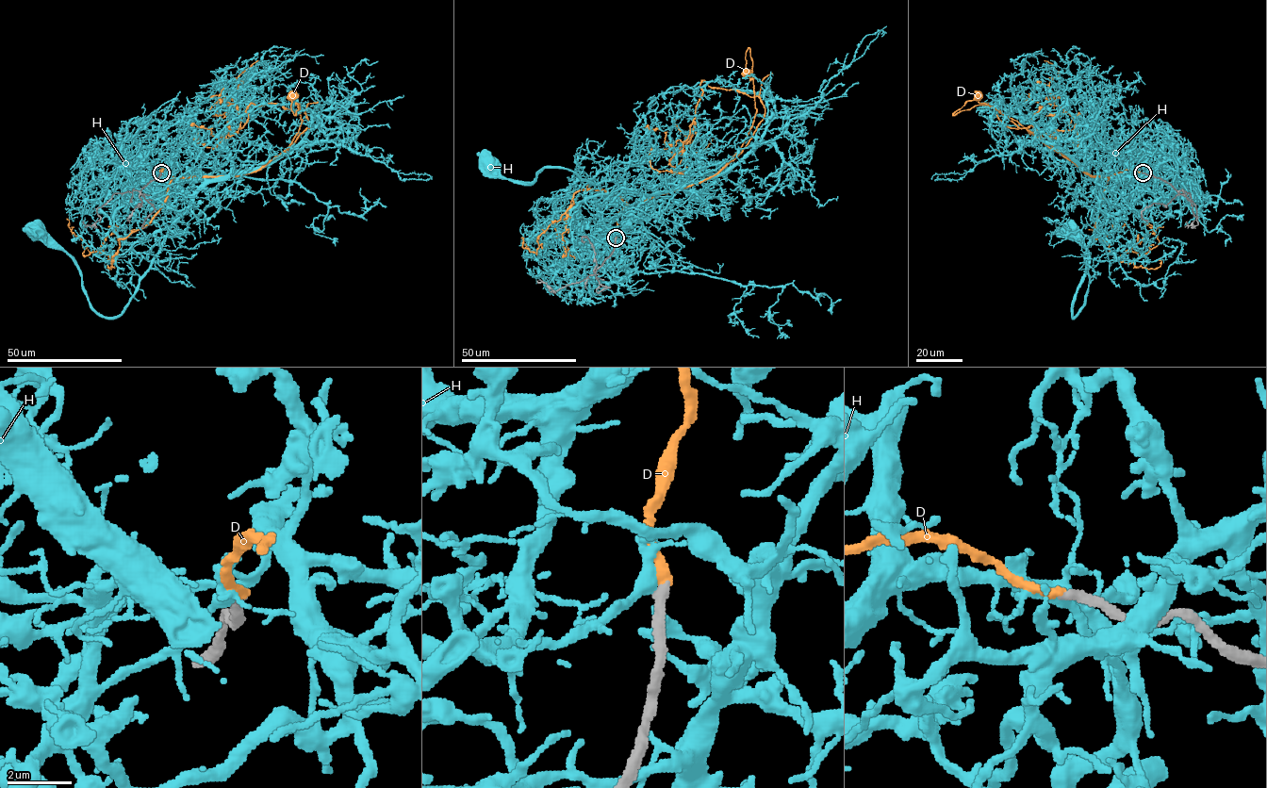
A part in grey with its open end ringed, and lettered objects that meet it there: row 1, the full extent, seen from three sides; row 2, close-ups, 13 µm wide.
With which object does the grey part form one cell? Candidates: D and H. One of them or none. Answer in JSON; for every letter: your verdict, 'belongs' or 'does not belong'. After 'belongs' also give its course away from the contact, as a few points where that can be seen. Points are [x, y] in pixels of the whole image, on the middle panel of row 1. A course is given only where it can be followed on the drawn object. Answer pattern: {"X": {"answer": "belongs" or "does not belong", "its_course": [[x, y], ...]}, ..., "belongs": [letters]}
{"D": {"answer": "belongs", "its_course": [[616, 238], [617, 213], [627, 205], [700, 183], [715, 175], [737, 152], [756, 111], [748, 48], [747, 73]]}, "H": {"answer": "does not belong"}, "belongs": ["D"]}

